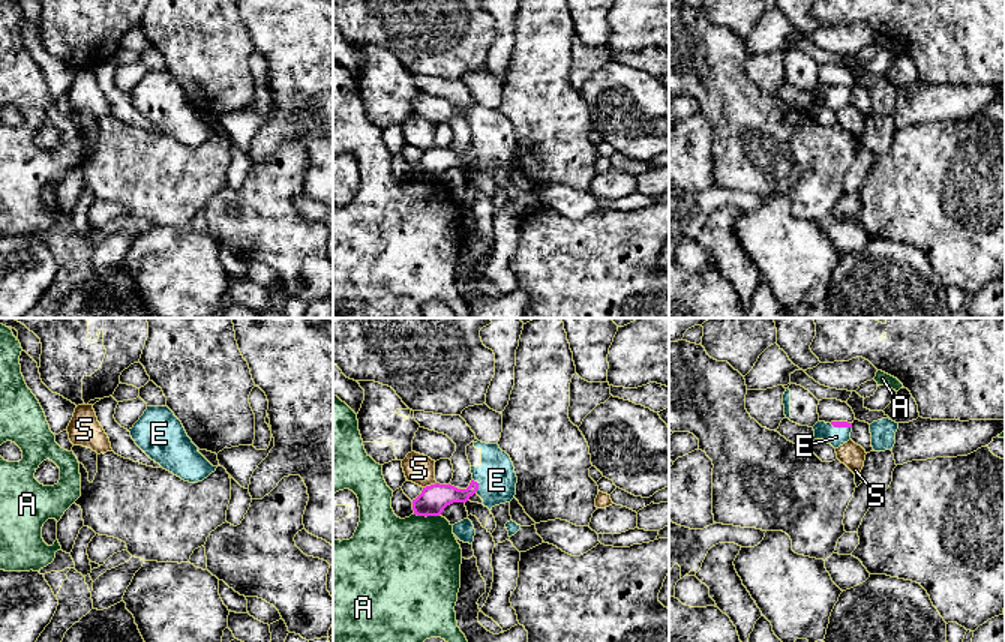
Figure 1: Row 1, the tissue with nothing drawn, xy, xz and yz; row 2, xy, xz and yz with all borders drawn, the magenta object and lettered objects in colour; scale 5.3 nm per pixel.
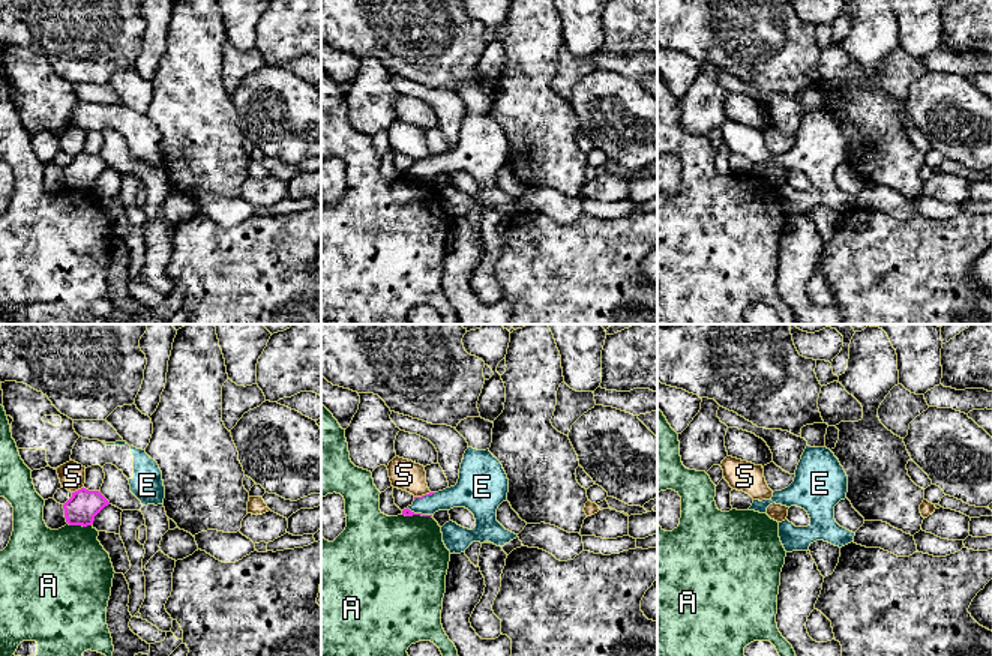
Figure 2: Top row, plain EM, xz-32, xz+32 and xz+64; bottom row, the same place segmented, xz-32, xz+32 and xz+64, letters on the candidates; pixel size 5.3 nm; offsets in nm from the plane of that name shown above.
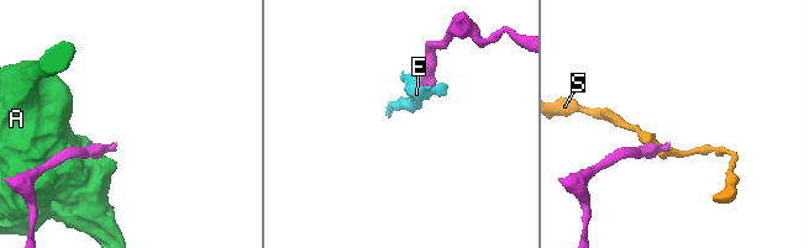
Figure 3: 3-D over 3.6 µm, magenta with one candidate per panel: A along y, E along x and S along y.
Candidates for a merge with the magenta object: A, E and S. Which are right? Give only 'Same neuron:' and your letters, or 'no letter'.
Same neuron: E

